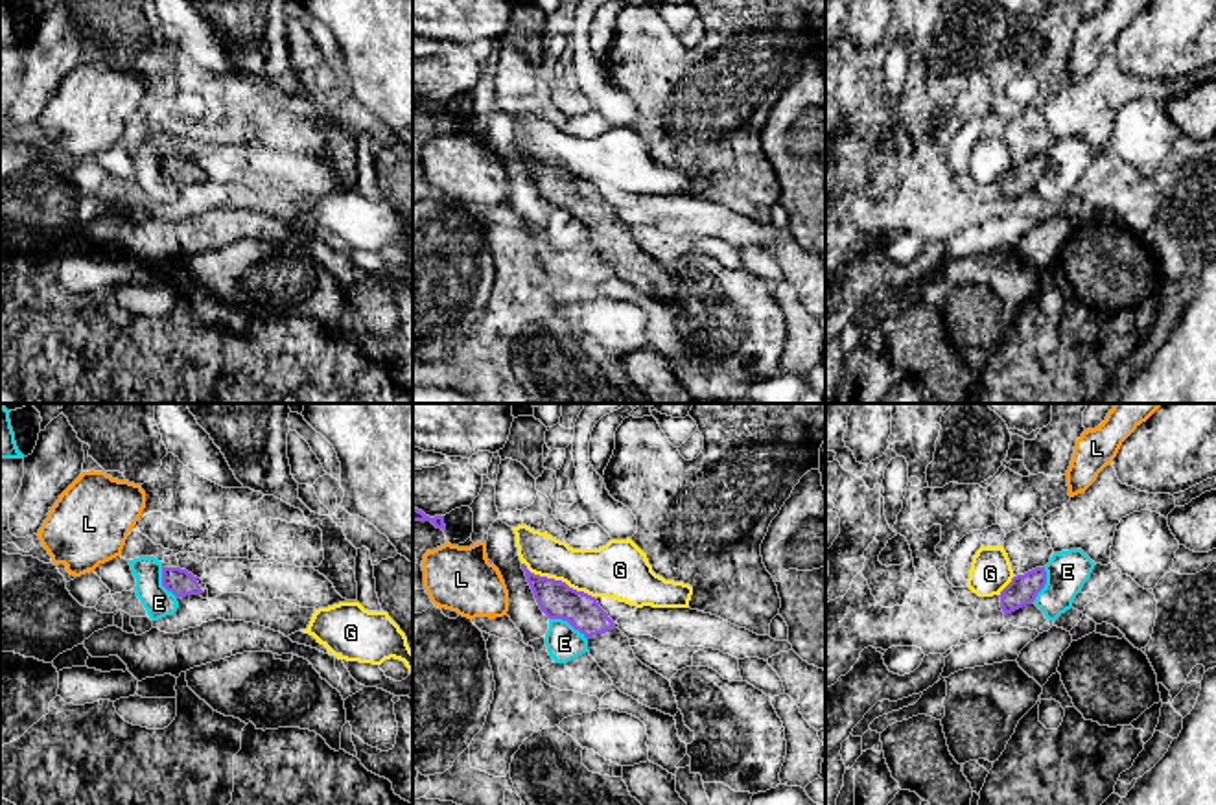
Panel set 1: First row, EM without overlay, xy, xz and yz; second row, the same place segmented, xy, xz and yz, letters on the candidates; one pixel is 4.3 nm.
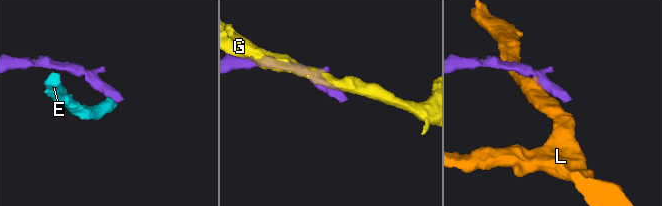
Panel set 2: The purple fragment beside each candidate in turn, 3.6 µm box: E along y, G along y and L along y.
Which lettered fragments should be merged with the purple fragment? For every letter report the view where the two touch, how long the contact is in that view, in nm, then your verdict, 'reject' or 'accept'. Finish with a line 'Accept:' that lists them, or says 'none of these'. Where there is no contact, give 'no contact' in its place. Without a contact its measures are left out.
E: xz | 190 nm | reject
G: xz | 360 nm | reject
L: no contact | reject
Accept: none of these

